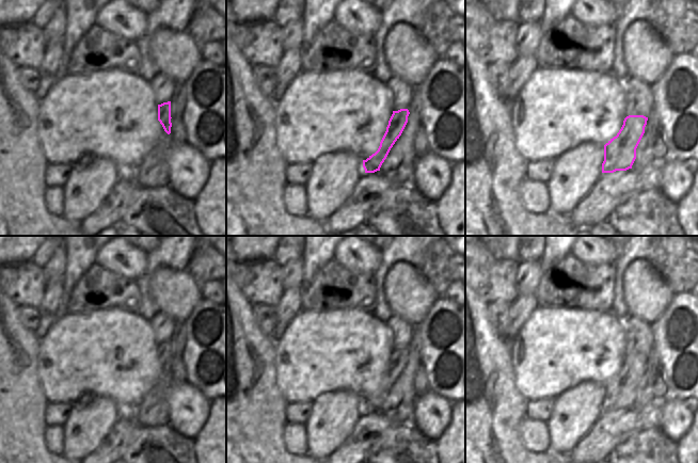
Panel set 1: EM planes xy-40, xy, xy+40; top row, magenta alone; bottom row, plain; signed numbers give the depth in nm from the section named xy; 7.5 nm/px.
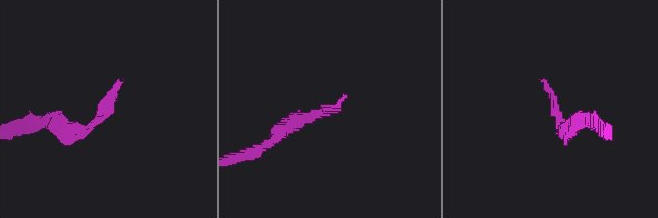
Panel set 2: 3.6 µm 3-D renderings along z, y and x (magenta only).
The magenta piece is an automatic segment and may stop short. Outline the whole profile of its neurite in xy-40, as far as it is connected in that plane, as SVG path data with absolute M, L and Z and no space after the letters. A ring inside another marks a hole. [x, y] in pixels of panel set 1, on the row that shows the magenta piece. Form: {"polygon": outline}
{"polygon": "M171 101L158 105L158 121L168 134L171 133L171 118Z"}

